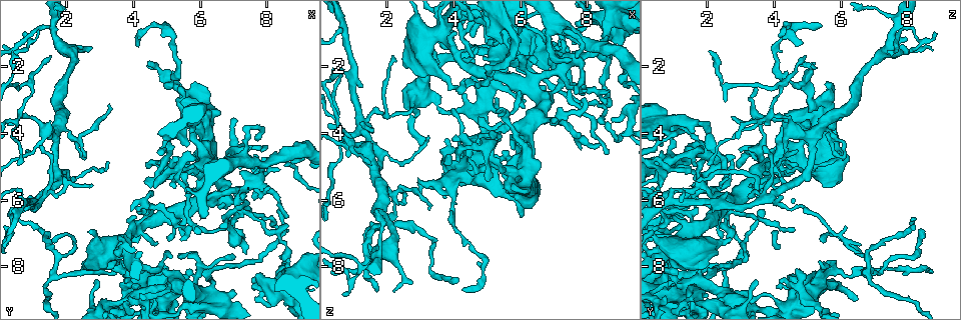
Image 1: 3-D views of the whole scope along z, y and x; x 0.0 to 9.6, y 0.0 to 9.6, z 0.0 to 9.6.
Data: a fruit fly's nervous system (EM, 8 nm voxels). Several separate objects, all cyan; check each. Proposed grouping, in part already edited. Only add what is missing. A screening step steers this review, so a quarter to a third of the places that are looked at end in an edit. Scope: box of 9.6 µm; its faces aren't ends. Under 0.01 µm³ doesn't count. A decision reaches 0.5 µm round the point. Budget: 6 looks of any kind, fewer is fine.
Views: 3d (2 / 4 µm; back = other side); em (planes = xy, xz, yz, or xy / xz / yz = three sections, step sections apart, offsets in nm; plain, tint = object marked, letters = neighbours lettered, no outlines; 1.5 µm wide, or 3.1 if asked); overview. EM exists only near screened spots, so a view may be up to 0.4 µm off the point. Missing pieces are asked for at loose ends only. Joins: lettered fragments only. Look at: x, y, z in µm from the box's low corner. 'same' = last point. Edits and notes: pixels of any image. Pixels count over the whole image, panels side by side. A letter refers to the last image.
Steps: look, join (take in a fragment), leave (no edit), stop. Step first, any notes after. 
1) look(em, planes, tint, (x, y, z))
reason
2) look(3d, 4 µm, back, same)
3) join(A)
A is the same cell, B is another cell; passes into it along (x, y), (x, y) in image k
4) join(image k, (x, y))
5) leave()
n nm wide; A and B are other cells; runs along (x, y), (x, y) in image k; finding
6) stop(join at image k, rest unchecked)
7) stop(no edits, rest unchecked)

look(em, yz, step 8, letters, (4.20, 7.00, 8.40))
end of a long branch

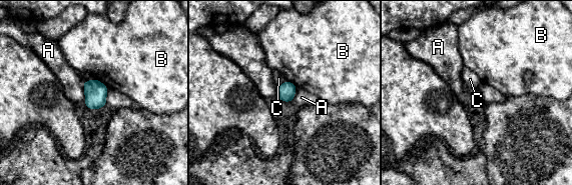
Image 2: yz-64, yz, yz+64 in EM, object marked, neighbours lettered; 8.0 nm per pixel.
look(em, planes, letters, same)
cut it another way

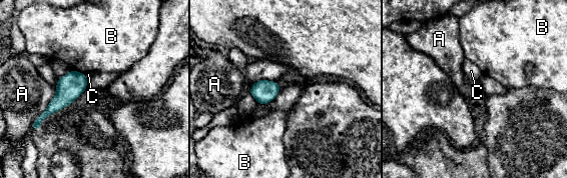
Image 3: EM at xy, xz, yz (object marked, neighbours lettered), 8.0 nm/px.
leave()
A, B and C are other cells; border along (56, 86), (48, 106), (32, 122) in image 3; none of them fits

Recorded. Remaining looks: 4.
look(3d, 4 µm, (7.85, 4.50, 2.95))
thin end

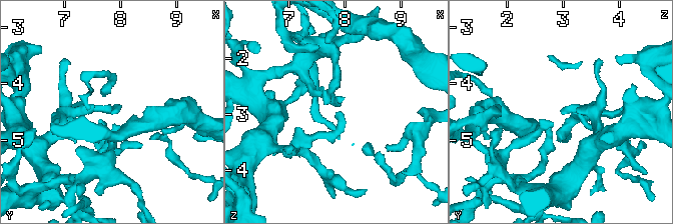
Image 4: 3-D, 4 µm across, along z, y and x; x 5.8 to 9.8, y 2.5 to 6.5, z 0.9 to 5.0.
look(em, planes, letters, (7.90, 4.55, 3.00))
now the EM

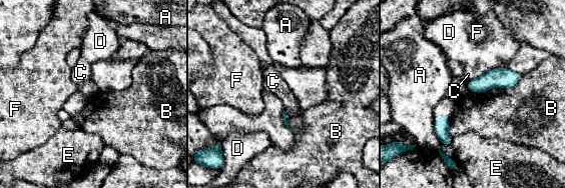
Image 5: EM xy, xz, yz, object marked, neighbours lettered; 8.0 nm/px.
leave()
A, B, C, D, E and F are other cells; border along (522, 74), (511, 87), (469, 90) in image 5; none of them fits

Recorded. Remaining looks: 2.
look(em, xz, step 4, tint, (4.75, 7.30, 1.40))
free end

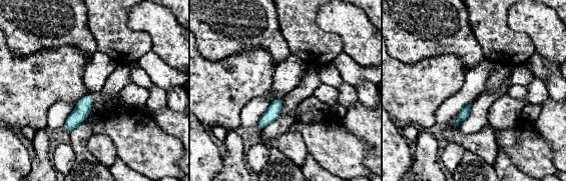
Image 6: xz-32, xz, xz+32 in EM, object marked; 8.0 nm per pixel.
look(em, planes, letters, same)
cut it another way

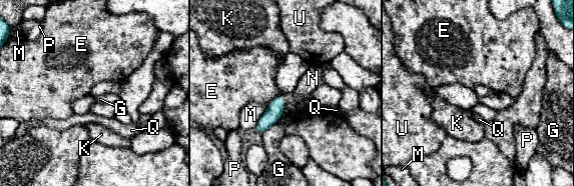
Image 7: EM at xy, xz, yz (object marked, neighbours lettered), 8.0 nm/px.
leave()
130 nm wide; E, G, K, M, N, P, Q and U are other cells; border along (267, 107), (254, 127) in image 7; no lettered fragment goes on from it

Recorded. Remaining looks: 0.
stop(no edits, rest unchecked)

